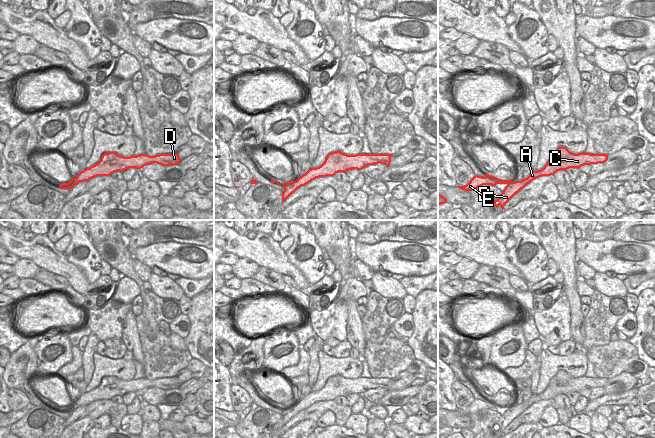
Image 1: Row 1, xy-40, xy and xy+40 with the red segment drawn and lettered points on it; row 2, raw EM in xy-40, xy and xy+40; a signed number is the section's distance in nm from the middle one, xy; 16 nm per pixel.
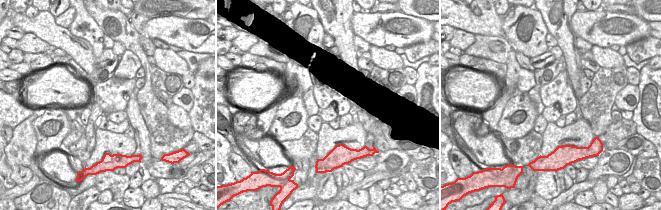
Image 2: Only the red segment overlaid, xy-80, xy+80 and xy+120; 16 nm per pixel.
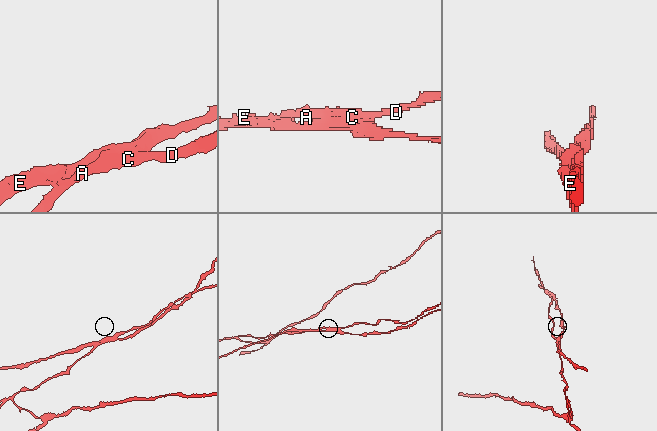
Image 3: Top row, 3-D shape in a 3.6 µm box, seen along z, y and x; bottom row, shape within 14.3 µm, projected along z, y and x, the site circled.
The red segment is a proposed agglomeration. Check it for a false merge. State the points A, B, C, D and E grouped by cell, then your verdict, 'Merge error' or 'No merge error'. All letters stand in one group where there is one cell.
Groups: A B C D / E. Merge error

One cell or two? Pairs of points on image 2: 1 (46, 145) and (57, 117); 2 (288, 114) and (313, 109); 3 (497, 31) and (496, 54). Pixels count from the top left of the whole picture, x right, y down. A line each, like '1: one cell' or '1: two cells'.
1: one cell
2: two cells
3: two cells

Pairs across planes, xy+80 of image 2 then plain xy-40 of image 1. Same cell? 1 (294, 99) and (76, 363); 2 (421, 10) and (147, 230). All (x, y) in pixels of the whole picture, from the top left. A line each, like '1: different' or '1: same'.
1: different
2: same

